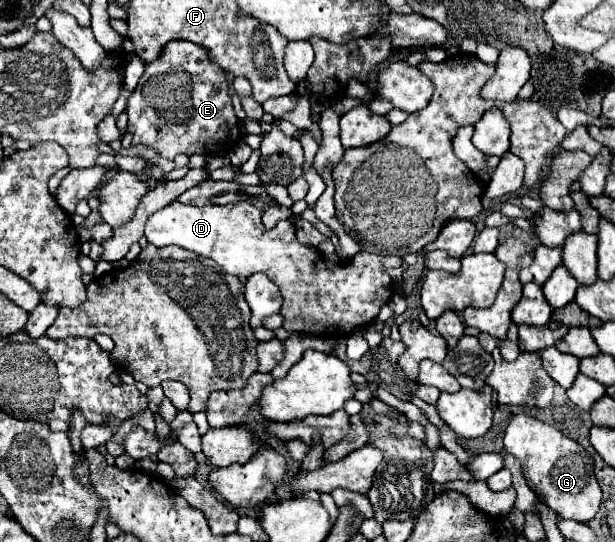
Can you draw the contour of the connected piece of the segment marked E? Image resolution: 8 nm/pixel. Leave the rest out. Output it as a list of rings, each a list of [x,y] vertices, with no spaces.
[[[173,41],[165,47],[161,57],[153,63],[147,63],[145,75],[139,79],[133,95],[127,103],[129,115],[129,129],[133,131],[133,145],[143,143],[157,149],[163,157],[175,159],[179,153],[213,153],[217,149],[229,149],[241,139],[239,119],[235,117],[231,97],[229,97],[229,83],[227,73],[211,61],[209,51],[205,47],[197,47],[195,43]]]

